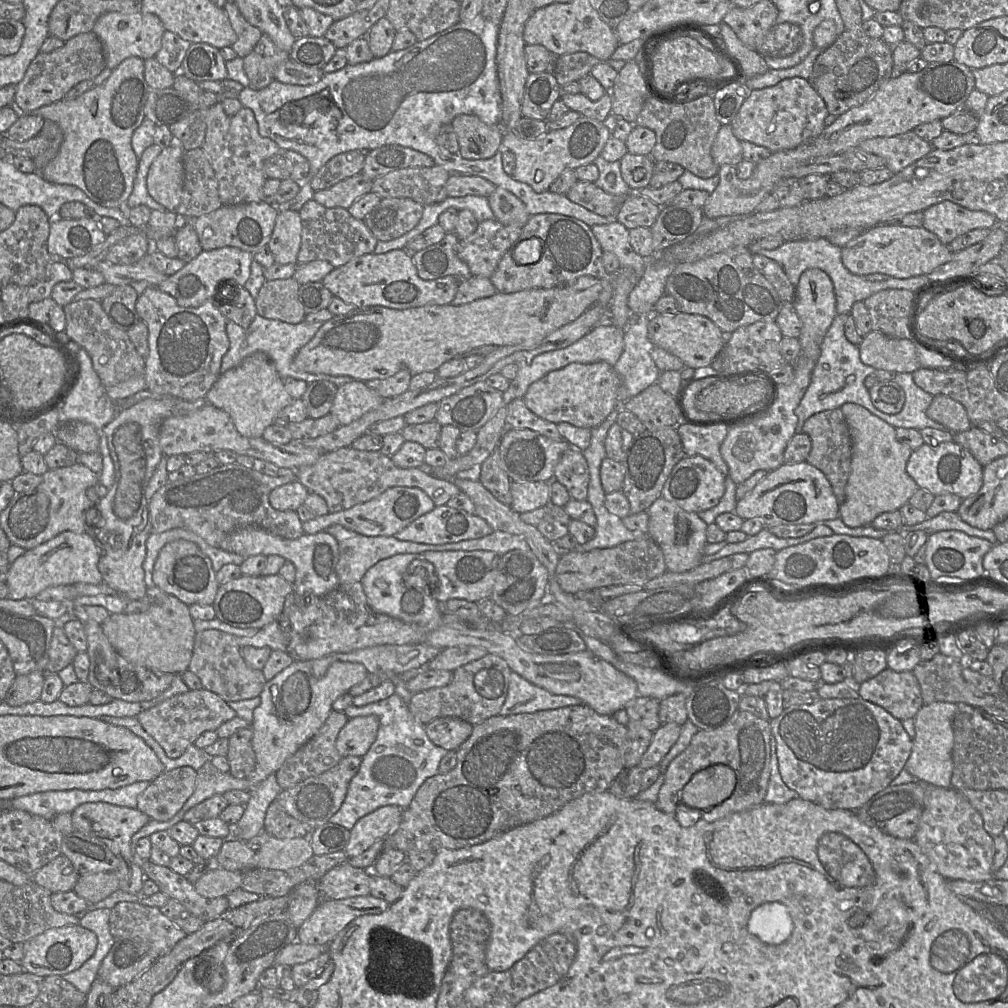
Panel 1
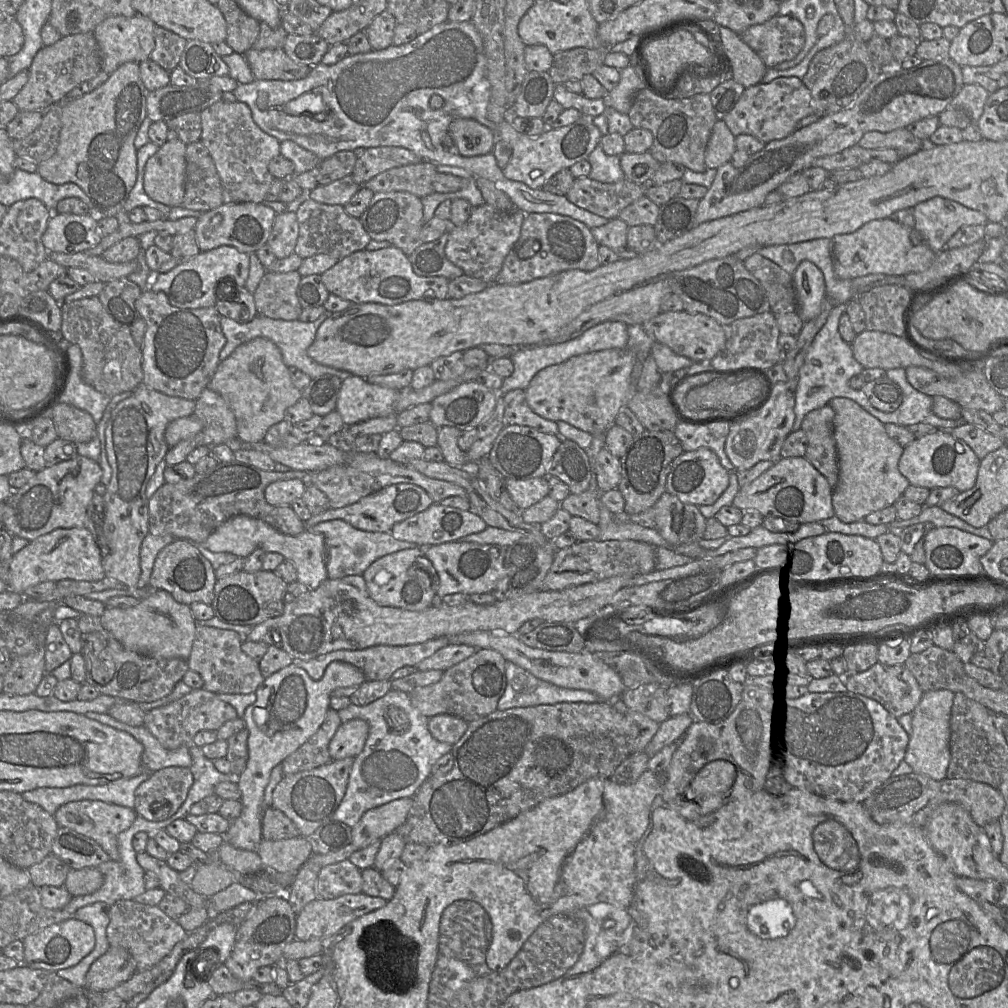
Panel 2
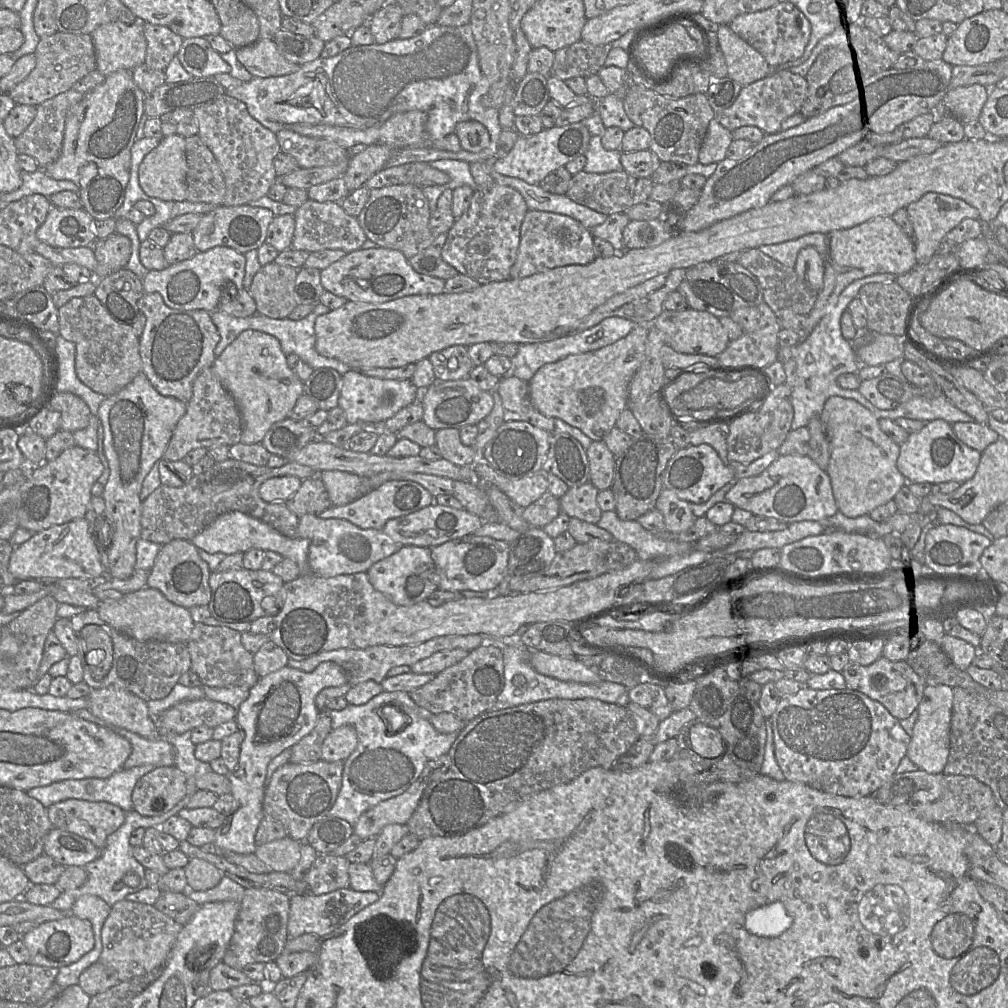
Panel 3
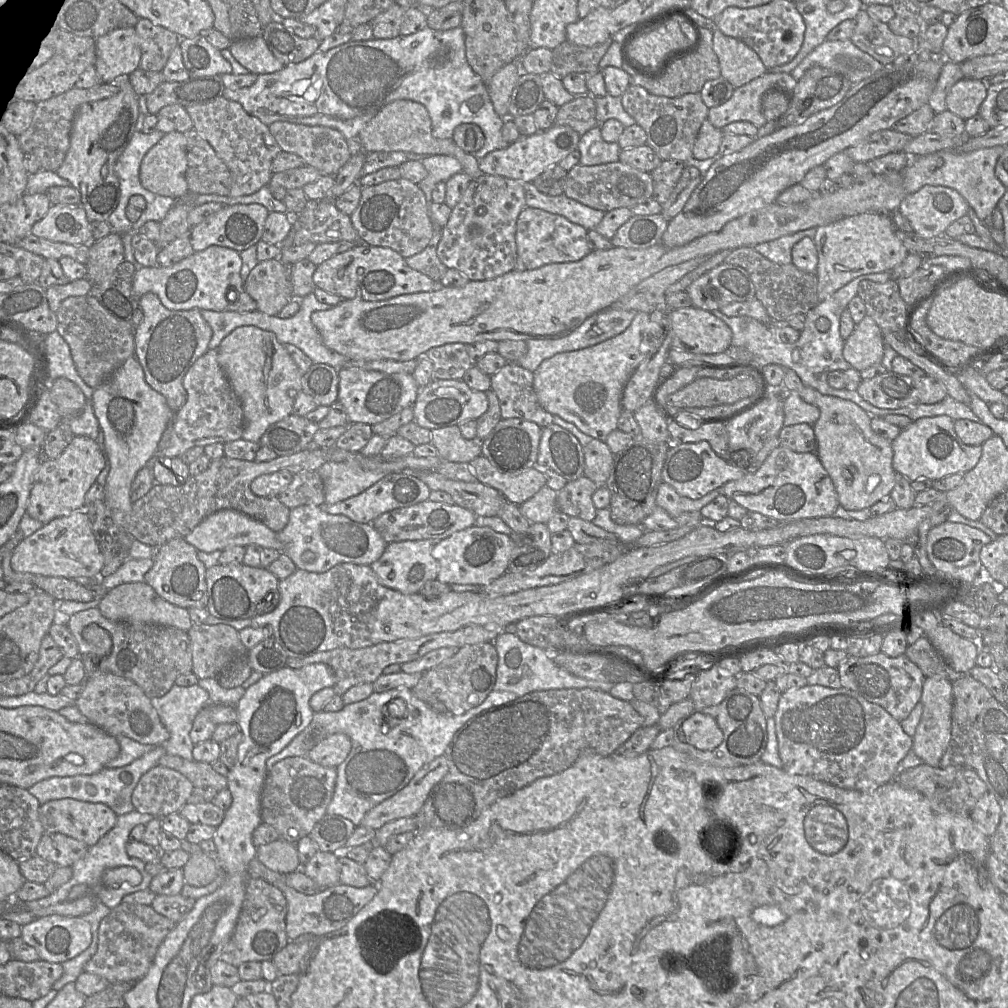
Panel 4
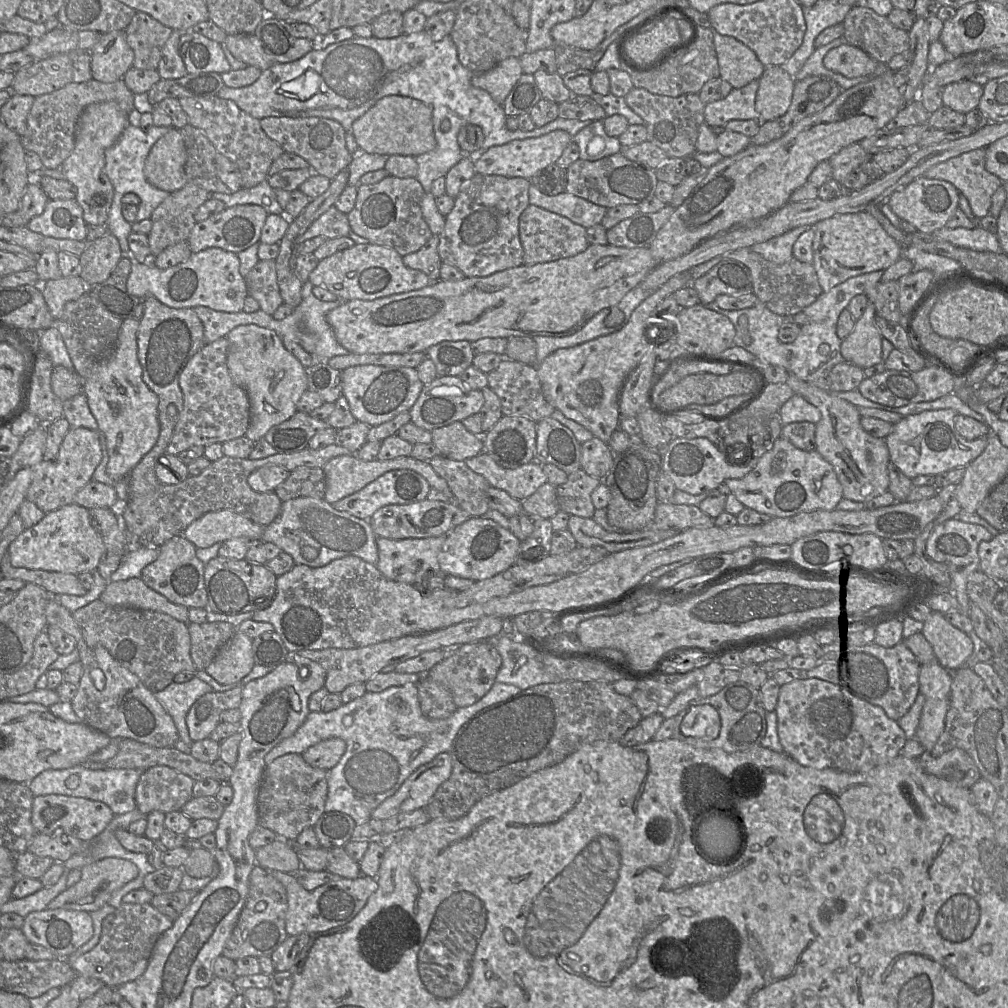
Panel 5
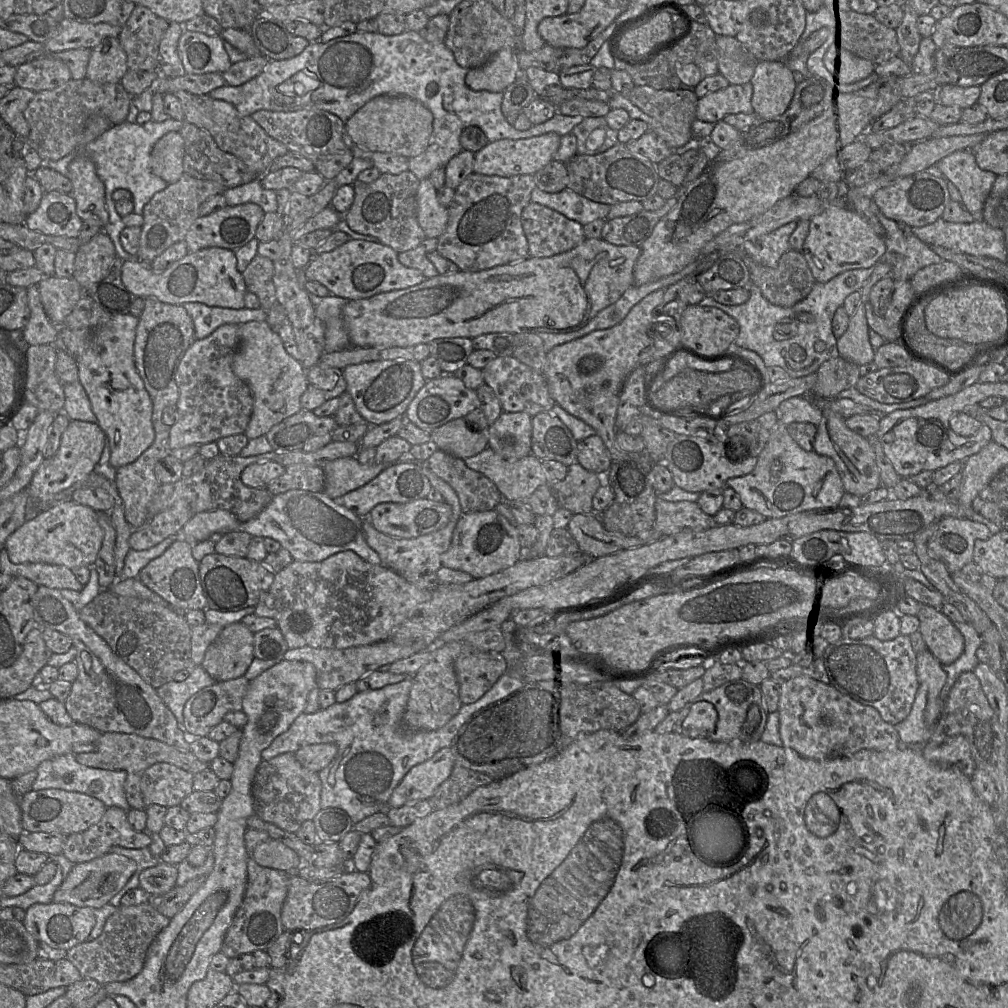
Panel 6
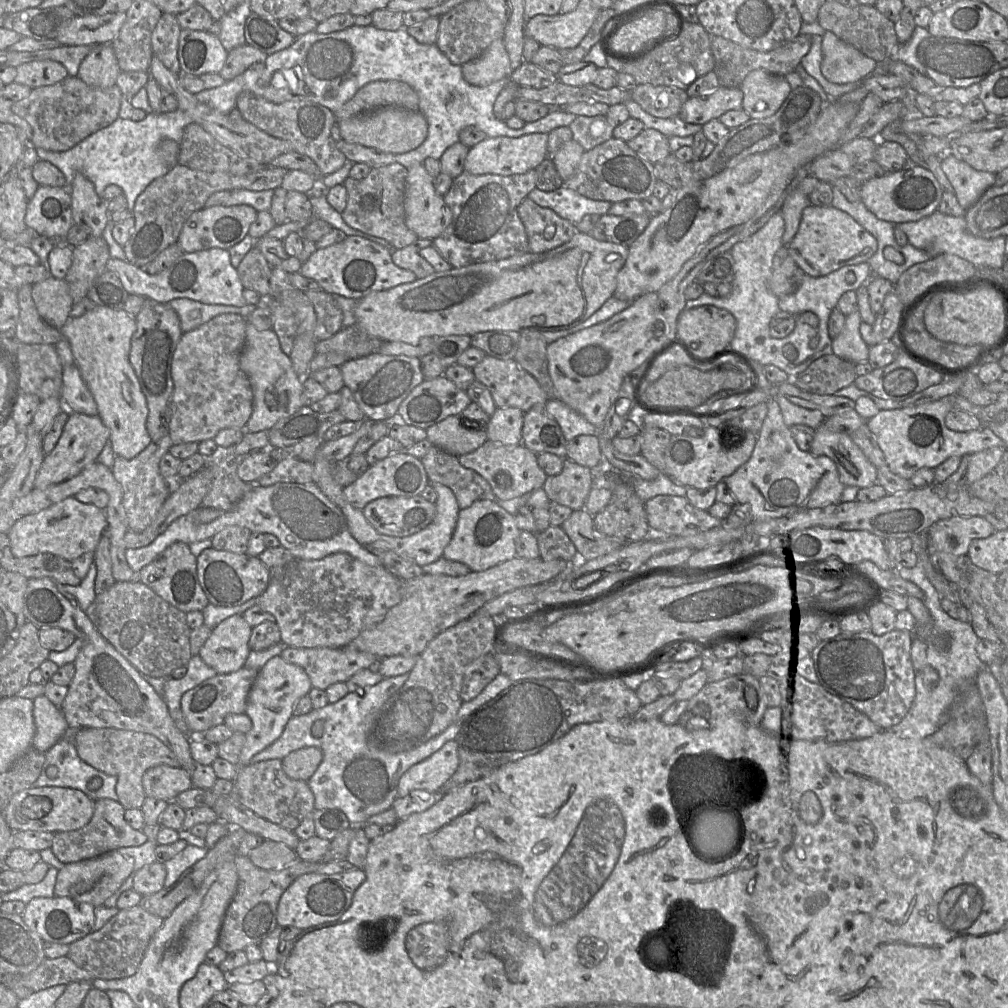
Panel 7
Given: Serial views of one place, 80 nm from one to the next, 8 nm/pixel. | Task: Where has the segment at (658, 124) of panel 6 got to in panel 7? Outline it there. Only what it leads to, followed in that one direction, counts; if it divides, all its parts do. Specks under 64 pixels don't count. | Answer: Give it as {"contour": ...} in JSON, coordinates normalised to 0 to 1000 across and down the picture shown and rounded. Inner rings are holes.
{"contour":[[[632,83],[626,90],[626,98],[647,115],[666,117],[674,115],[684,95],[681,89],[670,85]]]}

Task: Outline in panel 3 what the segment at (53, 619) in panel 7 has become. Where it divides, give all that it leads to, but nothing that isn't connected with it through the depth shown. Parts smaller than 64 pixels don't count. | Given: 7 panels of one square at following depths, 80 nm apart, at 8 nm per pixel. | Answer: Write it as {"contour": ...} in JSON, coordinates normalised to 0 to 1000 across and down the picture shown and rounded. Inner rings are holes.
{"contour":[[[107,681],[91,684],[86,693],[86,703],[103,716],[146,733],[158,731],[154,711],[149,708],[146,696],[131,687]]]}

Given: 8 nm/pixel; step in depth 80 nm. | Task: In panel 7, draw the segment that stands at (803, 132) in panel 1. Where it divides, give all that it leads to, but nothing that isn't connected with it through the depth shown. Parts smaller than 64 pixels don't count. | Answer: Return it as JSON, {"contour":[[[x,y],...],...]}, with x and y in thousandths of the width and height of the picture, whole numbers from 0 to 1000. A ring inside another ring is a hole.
{"contour":[[[713,85],[700,93],[684,96],[674,115],[681,121],[698,124],[704,119],[713,118],[721,110],[735,107],[737,107],[735,87]]]}

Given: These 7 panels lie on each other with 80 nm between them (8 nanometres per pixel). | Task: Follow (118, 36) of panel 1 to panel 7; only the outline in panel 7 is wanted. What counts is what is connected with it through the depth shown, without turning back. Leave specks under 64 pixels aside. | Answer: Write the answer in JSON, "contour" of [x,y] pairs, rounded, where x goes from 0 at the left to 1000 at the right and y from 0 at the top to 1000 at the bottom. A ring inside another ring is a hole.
{"contour":[[[110,43],[94,45],[78,65],[76,76],[86,84],[107,87],[115,83],[120,69]]]}

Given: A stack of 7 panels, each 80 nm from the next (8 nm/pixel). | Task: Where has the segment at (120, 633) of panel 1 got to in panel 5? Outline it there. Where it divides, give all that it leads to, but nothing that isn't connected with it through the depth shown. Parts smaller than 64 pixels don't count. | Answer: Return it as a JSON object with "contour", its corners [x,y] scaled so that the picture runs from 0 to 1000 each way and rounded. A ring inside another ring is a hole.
{"contour":[[[139,573],[108,577],[99,590],[99,595],[107,601],[159,607],[179,617],[188,618],[188,603],[169,597]]]}

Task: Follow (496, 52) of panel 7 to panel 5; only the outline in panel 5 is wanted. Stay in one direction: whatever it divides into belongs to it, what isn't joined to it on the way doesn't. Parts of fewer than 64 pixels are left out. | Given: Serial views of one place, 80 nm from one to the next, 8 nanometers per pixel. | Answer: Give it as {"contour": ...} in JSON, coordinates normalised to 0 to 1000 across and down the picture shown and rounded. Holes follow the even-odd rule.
{"contour":[[[504,57],[482,71],[470,72],[467,83],[483,90],[490,100],[499,104],[518,72],[515,58]]]}

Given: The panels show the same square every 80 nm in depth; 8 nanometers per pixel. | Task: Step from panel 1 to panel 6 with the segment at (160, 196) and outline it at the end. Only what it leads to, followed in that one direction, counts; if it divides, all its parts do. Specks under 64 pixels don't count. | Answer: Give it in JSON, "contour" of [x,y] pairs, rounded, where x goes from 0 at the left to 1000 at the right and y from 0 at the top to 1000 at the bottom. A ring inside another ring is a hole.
{"contour":[[[168,131],[153,144],[149,155],[149,167],[153,174],[167,184],[175,182],[183,173],[183,139],[178,131]]]}

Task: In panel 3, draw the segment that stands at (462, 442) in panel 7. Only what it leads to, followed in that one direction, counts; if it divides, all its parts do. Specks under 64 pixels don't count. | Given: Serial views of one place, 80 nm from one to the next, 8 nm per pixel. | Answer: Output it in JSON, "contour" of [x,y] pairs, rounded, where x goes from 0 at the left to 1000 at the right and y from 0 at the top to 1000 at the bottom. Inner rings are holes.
{"contour":[[[453,425],[432,427],[432,441],[438,454],[453,462],[468,462],[474,456],[473,446],[470,442],[462,442],[457,438],[456,427]]]}

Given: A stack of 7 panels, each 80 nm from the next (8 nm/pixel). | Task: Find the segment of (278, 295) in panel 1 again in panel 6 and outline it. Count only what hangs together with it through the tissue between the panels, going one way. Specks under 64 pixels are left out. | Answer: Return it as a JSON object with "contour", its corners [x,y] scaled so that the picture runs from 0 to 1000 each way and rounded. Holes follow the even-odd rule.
{"contour":[[[254,253],[239,272],[246,290],[253,292],[257,297],[258,306],[266,309],[275,299],[271,281],[271,259]]]}

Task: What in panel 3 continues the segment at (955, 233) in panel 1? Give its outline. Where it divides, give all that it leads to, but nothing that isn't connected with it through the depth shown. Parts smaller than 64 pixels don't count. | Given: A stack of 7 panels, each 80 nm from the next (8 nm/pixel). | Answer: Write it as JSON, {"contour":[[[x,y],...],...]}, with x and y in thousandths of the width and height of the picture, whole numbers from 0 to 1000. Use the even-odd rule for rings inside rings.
{"contour":[[[921,190],[913,197],[903,201],[899,210],[906,223],[906,239],[910,263],[922,260],[930,251],[934,240],[938,236],[940,230],[946,227],[956,217],[972,218],[971,209],[951,196],[942,193]]]}

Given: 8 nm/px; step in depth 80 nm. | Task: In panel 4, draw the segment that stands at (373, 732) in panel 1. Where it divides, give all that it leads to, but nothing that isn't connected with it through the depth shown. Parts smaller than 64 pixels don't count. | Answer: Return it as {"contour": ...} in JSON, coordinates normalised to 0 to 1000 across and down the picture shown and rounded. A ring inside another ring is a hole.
{"contour":[[[339,727],[320,732],[305,747],[305,751],[321,761],[334,762],[348,745],[348,733]]]}

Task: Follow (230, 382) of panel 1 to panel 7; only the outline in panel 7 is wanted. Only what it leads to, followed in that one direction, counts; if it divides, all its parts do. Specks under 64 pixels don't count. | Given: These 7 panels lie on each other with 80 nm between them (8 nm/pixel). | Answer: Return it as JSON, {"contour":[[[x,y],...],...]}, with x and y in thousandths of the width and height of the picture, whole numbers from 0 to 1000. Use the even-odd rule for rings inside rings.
{"contour":[[[244,321],[244,338],[237,357],[238,366],[245,372],[251,387],[251,407],[242,428],[266,428],[273,420],[301,403],[301,374],[292,367],[289,356],[278,343],[270,326],[257,327]]]}

